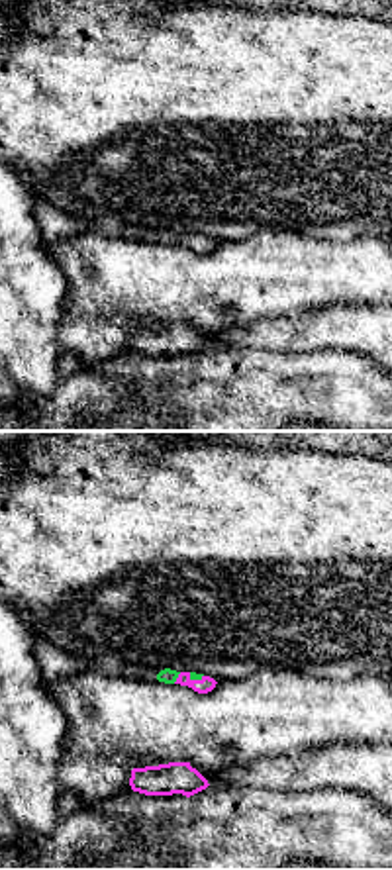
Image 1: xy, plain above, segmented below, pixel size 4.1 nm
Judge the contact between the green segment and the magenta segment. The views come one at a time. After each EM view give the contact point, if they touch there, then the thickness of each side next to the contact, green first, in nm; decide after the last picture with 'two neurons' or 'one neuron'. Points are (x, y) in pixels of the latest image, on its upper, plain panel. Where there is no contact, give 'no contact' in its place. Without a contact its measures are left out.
(177, 238) | 60/70 nm

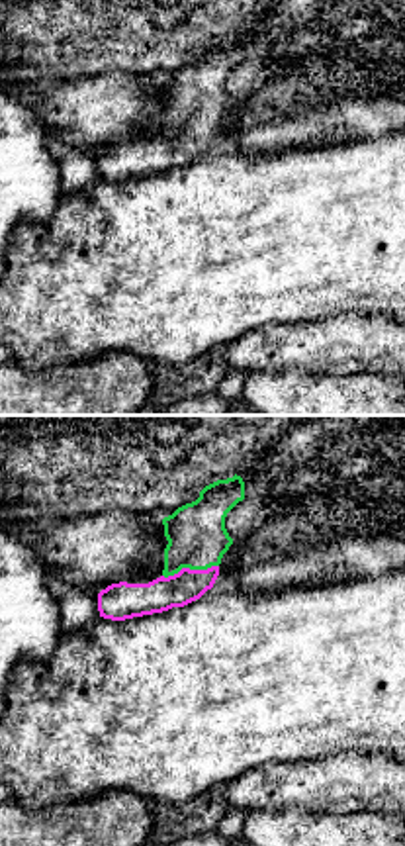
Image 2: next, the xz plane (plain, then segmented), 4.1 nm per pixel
(190, 130) | 240/140 nm

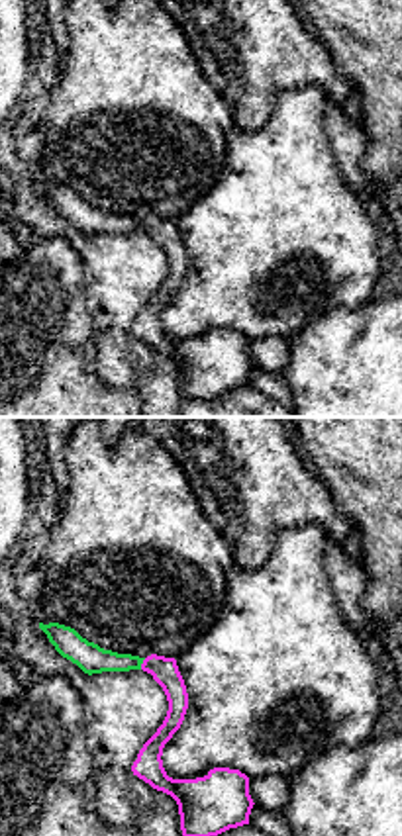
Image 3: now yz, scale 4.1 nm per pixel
(142, 224) | 120/110 nm

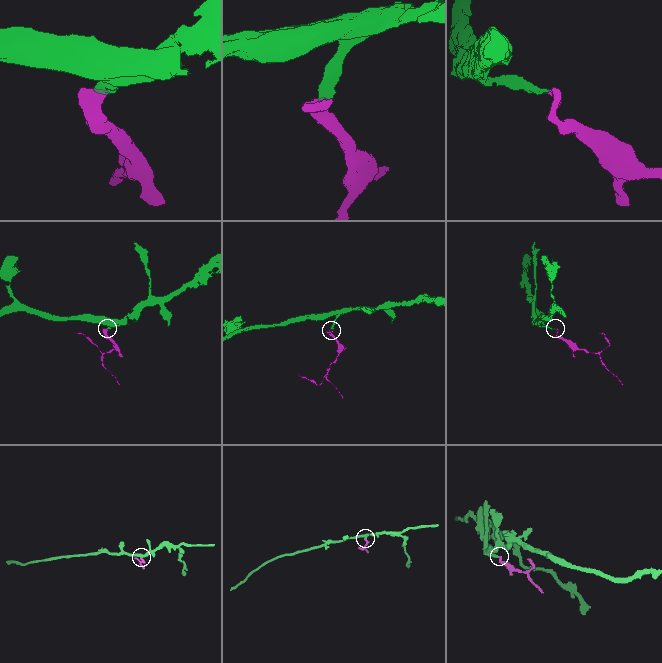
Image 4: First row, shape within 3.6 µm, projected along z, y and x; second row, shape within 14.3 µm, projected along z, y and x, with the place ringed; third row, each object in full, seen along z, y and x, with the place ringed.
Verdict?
one neuron

